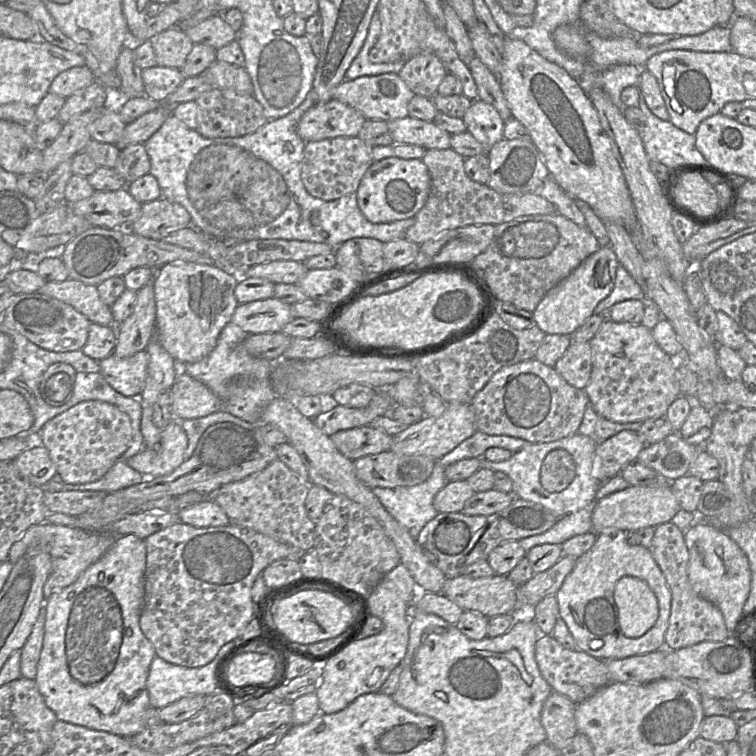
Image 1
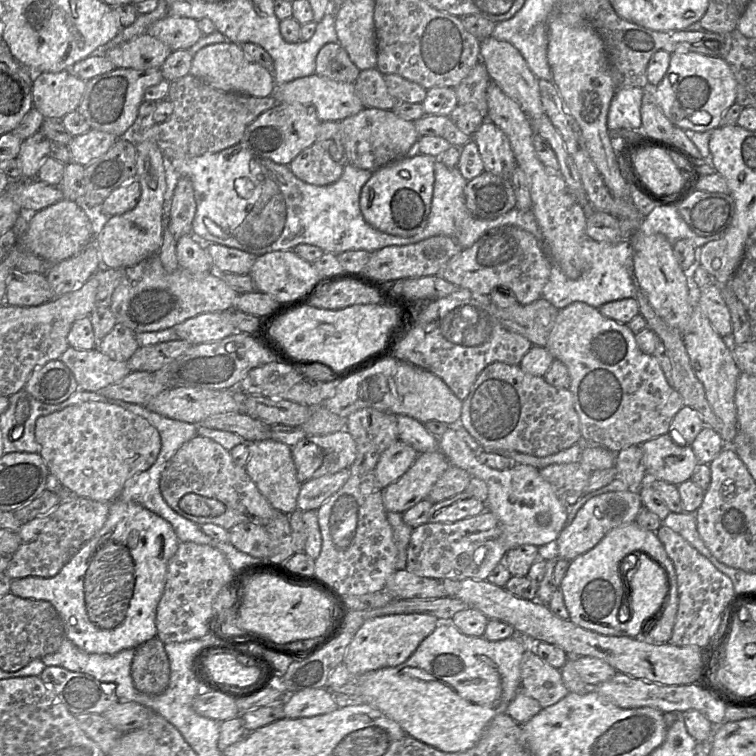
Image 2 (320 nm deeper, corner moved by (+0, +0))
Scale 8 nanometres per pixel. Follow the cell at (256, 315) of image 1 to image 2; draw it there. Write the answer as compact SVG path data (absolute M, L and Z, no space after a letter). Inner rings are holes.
M231 310L201 313L173 328L180 340L188 341L191 345L222 340L236 332L231 322Z

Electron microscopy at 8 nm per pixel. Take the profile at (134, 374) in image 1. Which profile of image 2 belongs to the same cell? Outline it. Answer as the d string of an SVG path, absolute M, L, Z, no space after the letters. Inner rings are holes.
M69 346L59 358L74 374L79 389L97 392L115 384L131 373L126 361L116 361L103 354L99 348L79 350Z

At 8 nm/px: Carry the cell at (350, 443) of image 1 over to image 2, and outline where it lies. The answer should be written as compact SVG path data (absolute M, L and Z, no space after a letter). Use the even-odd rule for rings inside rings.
M346 429L327 435L305 436L290 448L301 484L349 469L356 459L356 443Z

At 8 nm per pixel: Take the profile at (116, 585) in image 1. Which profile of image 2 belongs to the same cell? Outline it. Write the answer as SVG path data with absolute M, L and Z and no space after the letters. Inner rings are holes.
M116 498L110 502L103 527L55 576L12 579L10 593L21 598L50 602L63 621L65 637L87 653L114 654L137 648L157 636L157 607L165 589L168 561L176 553L179 543L168 521L140 504Z

